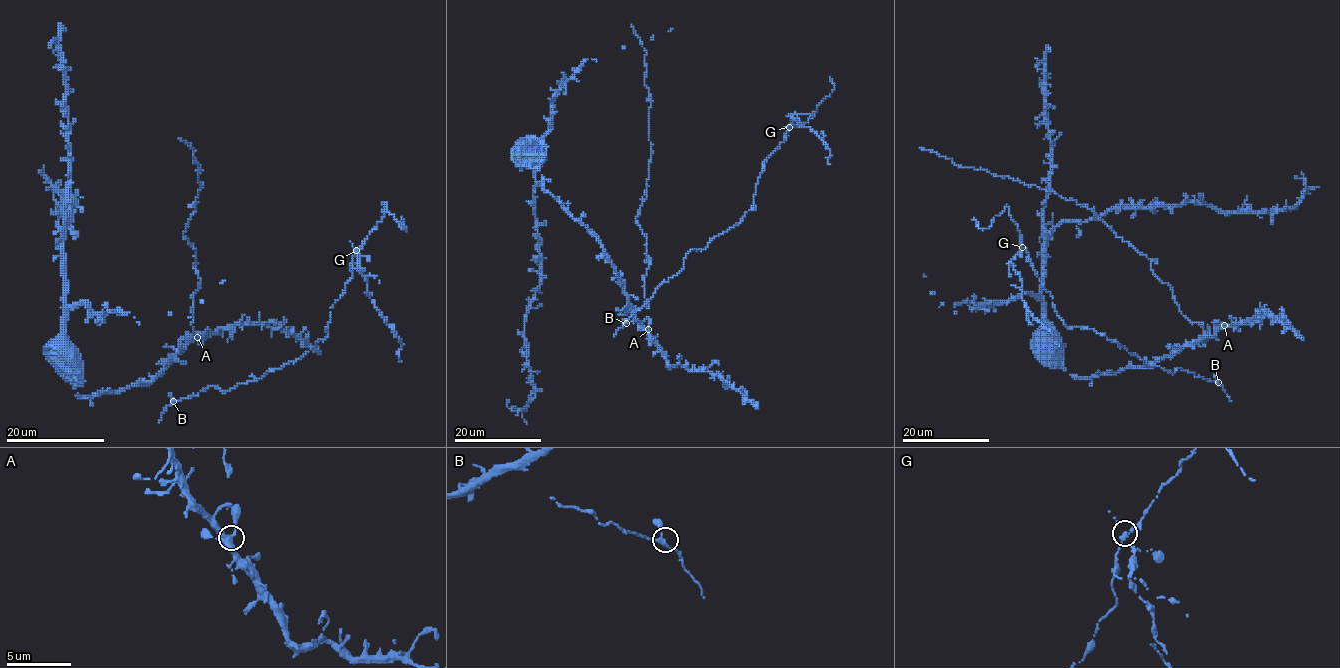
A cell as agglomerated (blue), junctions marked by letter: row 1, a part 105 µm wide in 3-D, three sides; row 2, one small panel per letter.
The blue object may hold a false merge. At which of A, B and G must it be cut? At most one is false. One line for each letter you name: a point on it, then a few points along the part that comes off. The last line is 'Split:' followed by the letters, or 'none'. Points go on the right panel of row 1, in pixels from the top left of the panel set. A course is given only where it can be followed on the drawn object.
G: at (1022, 247); foreign part runs (1021, 248), (1012, 265), (1020, 277), (1022, 300), (1031, 315), (1051, 333), (1052, 339), (1060, 347)
Split: G

